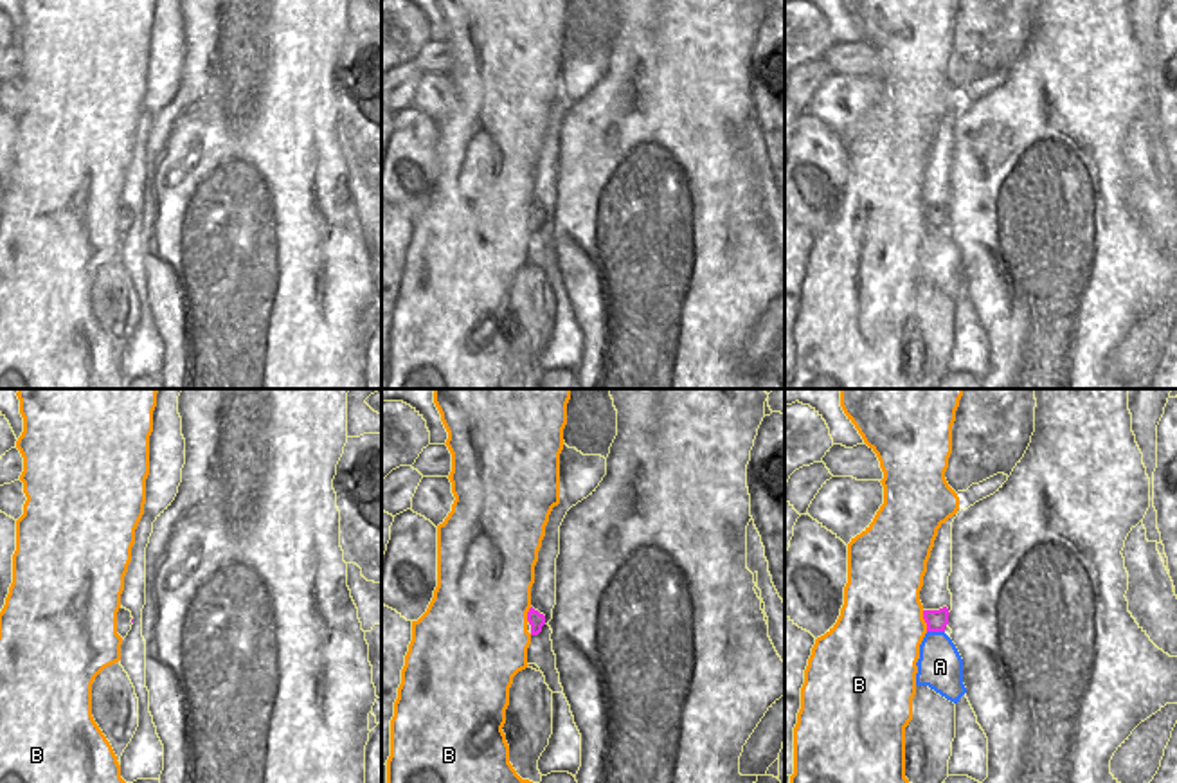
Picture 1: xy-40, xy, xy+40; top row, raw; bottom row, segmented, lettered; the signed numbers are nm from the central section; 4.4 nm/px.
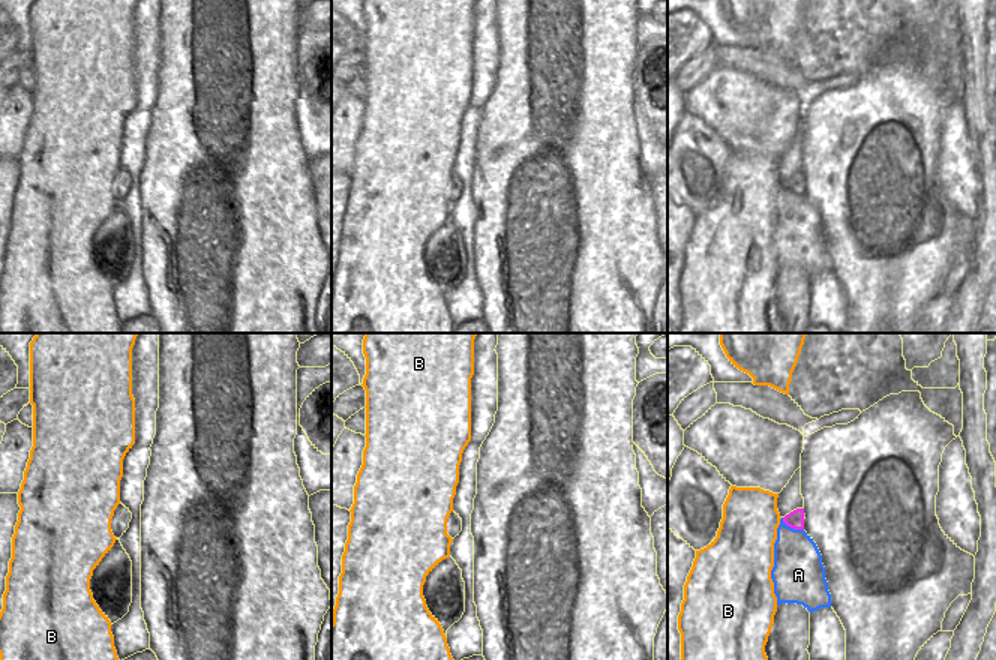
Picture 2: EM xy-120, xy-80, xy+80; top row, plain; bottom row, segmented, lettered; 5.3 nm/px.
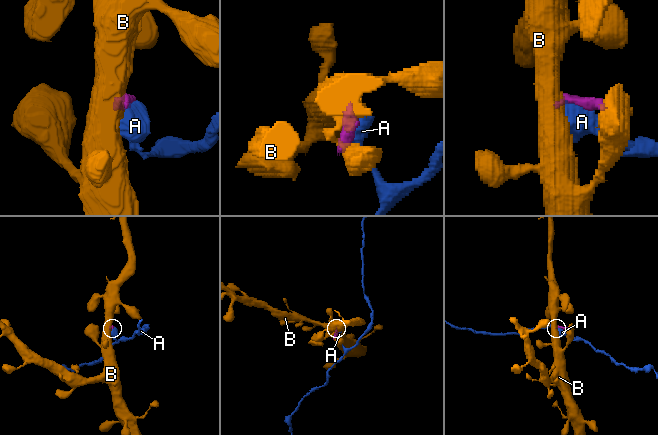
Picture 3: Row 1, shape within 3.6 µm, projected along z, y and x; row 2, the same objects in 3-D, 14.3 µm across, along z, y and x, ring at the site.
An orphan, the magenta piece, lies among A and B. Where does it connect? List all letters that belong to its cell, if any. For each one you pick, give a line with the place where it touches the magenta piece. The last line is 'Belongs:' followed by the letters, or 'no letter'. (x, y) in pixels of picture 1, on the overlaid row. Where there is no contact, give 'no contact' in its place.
Belongs: no letter

